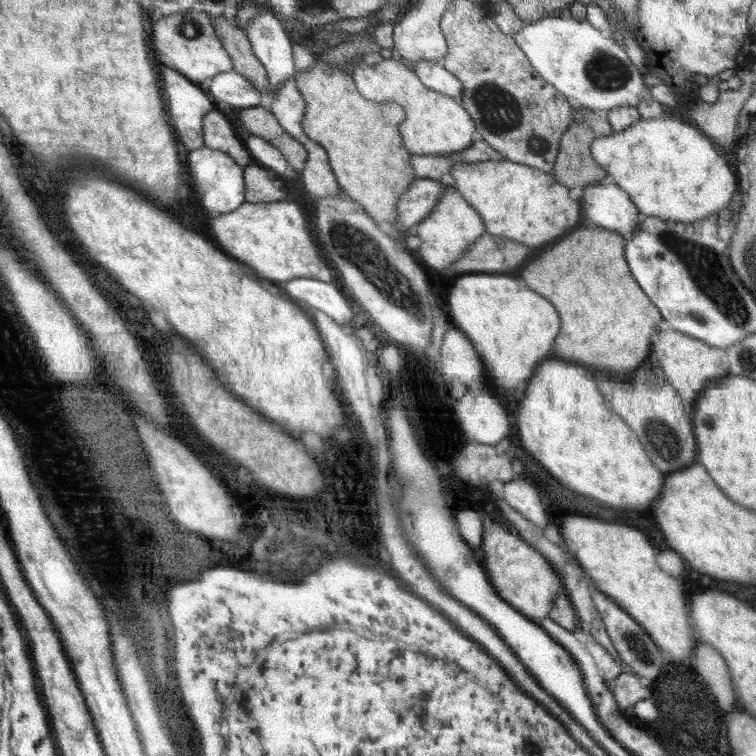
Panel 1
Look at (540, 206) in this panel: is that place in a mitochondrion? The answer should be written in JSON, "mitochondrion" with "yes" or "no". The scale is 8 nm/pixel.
{"mitochondrion":"no"}

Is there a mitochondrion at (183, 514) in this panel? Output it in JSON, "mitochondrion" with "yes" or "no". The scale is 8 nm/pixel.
{"mitochondrion":"yes"}

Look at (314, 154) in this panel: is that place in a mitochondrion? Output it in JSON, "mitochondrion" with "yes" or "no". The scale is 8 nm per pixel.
{"mitochondrion":"no"}

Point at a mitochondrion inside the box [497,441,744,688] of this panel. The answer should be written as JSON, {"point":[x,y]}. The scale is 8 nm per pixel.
{"point":[640,650]}

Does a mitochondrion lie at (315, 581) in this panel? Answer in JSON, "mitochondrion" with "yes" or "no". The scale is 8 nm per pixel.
{"mitochondrion":"yes"}

